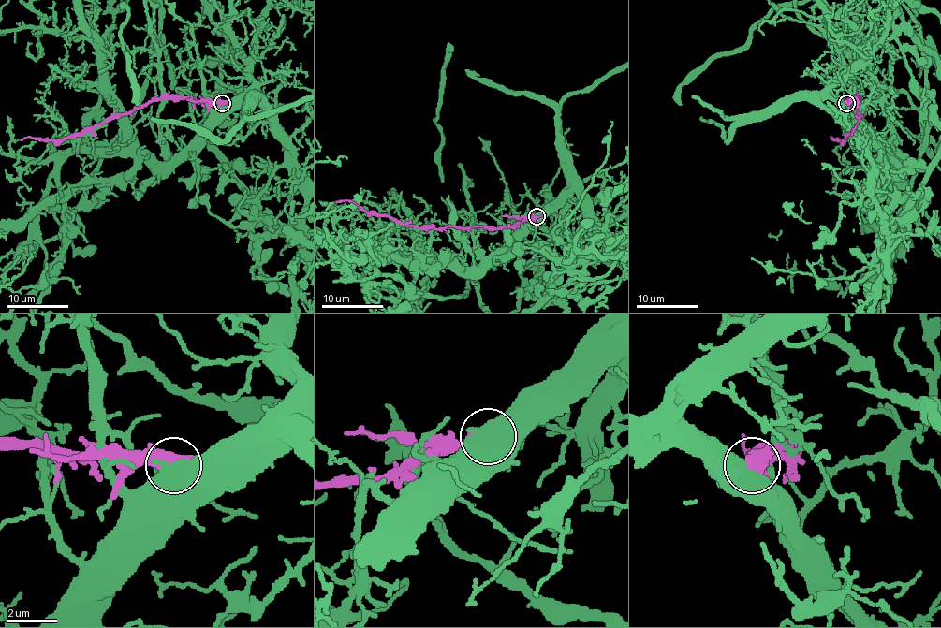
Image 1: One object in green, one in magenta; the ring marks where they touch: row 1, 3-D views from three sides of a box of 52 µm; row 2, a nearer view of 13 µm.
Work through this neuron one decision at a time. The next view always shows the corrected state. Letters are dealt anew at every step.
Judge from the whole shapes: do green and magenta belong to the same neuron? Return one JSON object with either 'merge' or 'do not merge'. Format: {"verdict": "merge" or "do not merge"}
{"verdict": "do not merge"}

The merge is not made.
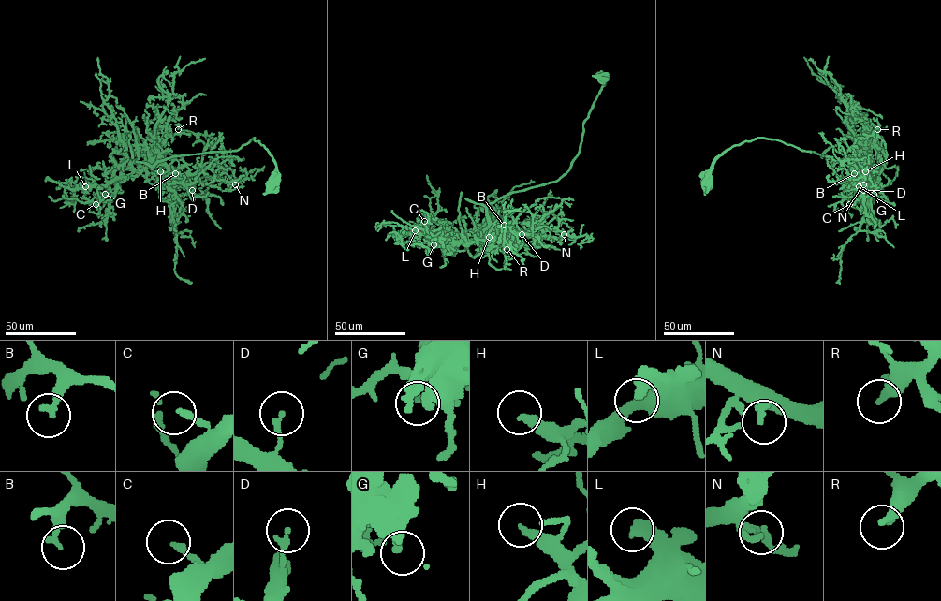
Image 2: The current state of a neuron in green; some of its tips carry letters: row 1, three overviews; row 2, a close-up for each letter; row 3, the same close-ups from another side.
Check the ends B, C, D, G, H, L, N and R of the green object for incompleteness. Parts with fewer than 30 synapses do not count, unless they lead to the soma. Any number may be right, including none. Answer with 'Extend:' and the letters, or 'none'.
Extend: L

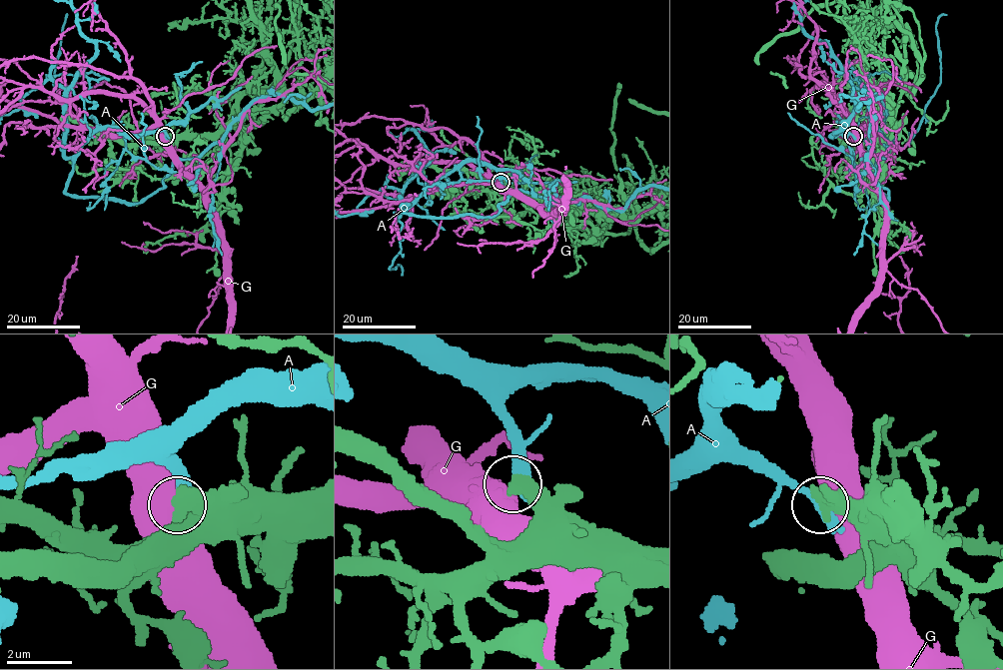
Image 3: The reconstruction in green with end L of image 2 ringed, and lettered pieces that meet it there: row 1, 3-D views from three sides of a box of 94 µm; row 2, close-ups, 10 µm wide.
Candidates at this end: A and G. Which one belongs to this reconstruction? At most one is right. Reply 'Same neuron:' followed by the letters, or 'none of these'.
Same neuron: none of these

